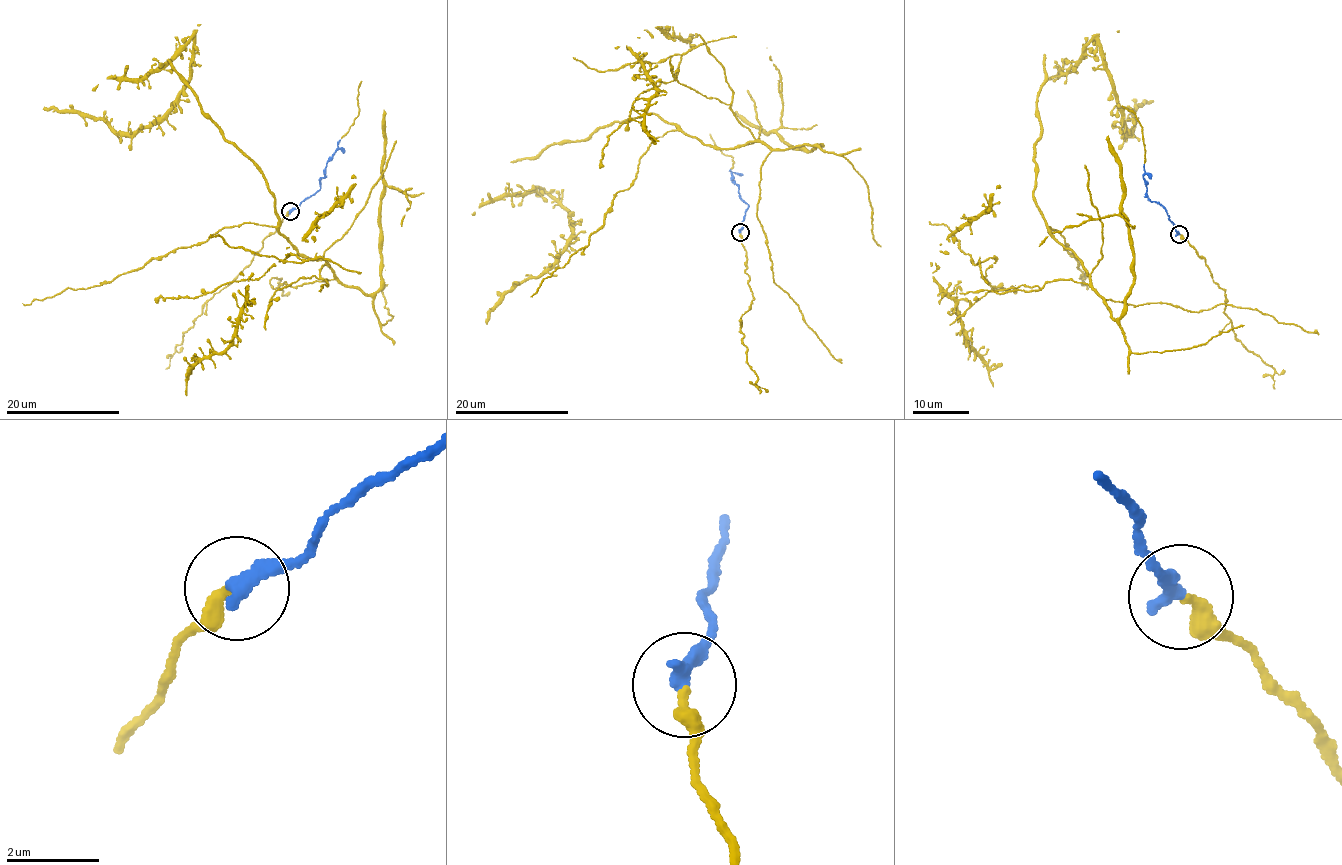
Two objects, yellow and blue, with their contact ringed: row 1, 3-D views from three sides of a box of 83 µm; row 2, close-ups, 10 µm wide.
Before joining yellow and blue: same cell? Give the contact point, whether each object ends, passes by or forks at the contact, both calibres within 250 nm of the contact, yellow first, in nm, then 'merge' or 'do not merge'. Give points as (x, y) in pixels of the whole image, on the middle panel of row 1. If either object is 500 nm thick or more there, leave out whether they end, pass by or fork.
(740, 232) | yellow ends | blue ends | 320/360 nm | merge

